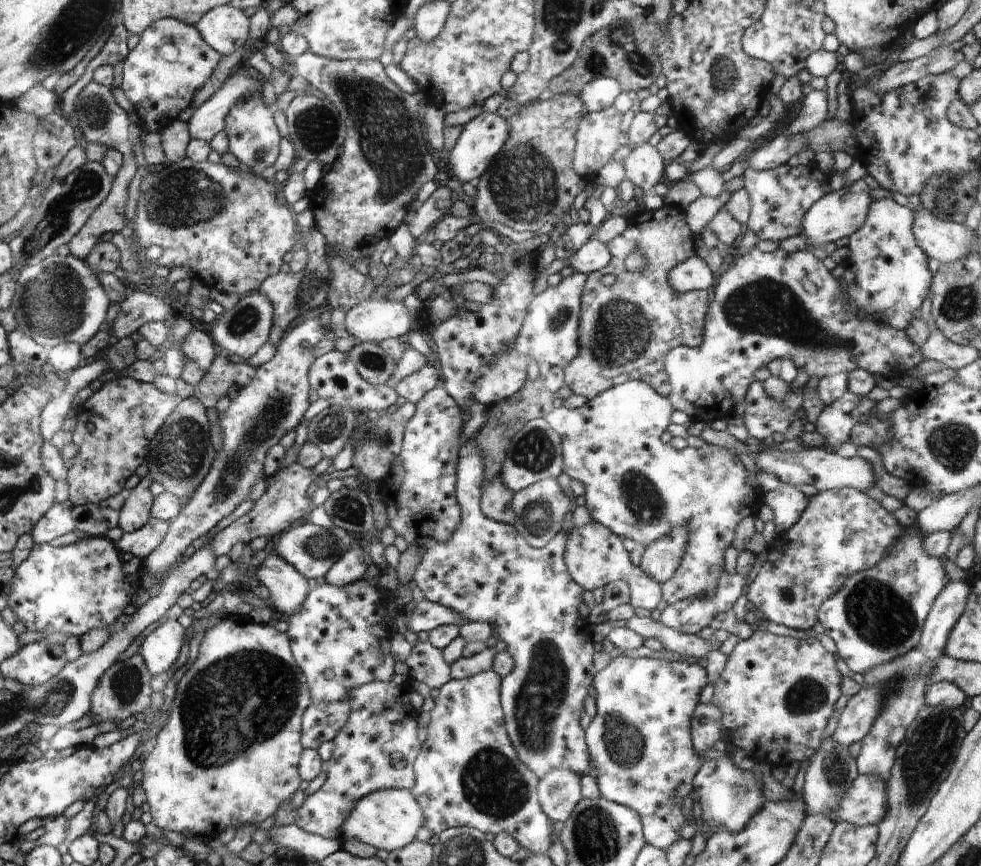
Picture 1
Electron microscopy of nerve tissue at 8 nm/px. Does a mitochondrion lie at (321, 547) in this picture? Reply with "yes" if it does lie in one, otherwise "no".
yes

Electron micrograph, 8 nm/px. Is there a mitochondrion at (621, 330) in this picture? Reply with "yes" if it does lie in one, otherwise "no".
yes

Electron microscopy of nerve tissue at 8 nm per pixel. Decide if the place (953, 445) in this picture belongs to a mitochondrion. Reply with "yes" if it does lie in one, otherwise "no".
yes

